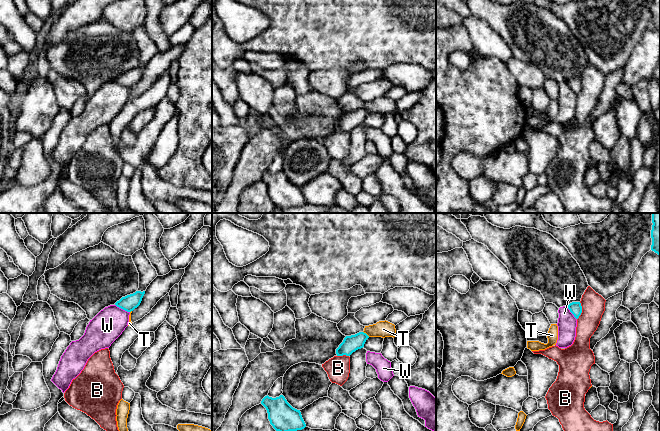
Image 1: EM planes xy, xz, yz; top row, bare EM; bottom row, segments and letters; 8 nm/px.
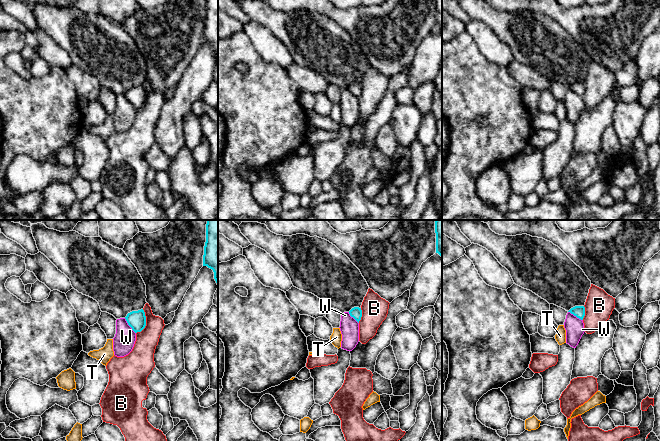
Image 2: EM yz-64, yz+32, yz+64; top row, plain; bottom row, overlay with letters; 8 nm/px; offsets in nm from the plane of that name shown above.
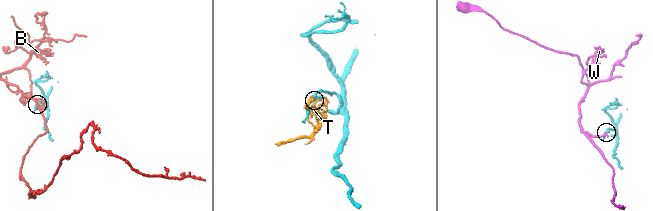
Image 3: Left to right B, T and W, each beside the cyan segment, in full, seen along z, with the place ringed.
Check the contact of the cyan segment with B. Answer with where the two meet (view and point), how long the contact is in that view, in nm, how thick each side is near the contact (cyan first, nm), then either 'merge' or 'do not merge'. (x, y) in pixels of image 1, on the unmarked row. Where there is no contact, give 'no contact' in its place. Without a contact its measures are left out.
meets cyan in yz at (581, 87); contact 150 nm long; 100 nm thick on the cyan side, 190 nm on the other; do not merge

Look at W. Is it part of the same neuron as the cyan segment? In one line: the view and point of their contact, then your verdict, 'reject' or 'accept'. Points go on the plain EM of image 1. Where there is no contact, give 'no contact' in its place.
meets cyan in xy at (122, 84); reject

